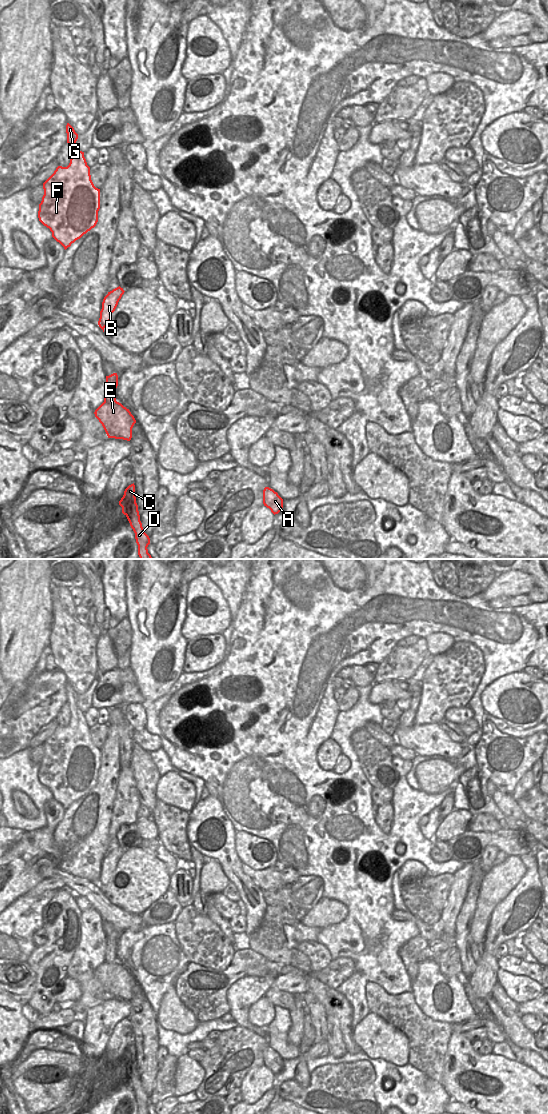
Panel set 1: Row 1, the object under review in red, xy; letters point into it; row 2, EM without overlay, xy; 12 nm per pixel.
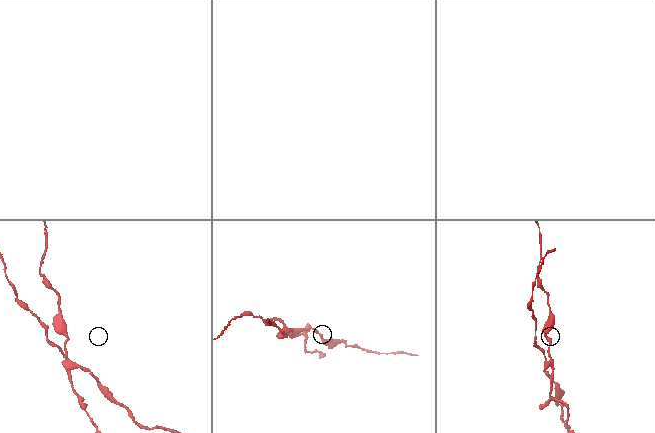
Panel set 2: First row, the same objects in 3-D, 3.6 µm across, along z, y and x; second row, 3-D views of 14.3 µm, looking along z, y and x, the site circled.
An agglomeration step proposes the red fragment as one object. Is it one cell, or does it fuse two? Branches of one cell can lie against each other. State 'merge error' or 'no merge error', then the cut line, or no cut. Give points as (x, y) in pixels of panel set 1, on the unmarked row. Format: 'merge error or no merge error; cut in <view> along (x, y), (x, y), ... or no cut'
merge error; cut in xy along (104, 960), (107, 962), (116, 961)

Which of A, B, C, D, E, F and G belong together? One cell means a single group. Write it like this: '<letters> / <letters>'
A E / B C D F G

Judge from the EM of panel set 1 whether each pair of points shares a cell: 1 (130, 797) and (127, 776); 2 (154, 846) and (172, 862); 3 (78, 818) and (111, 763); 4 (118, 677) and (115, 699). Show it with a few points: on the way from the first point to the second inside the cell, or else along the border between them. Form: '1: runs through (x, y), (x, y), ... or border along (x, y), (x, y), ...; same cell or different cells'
1: runs through (127, 792), (127, 781); same cell
2: runs through (158, 850), (168, 858); same cell
3: runs through (92, 806), (102, 796), (108, 777); same cell
4: runs through (122, 682), (124, 685), (119, 694); same cell

